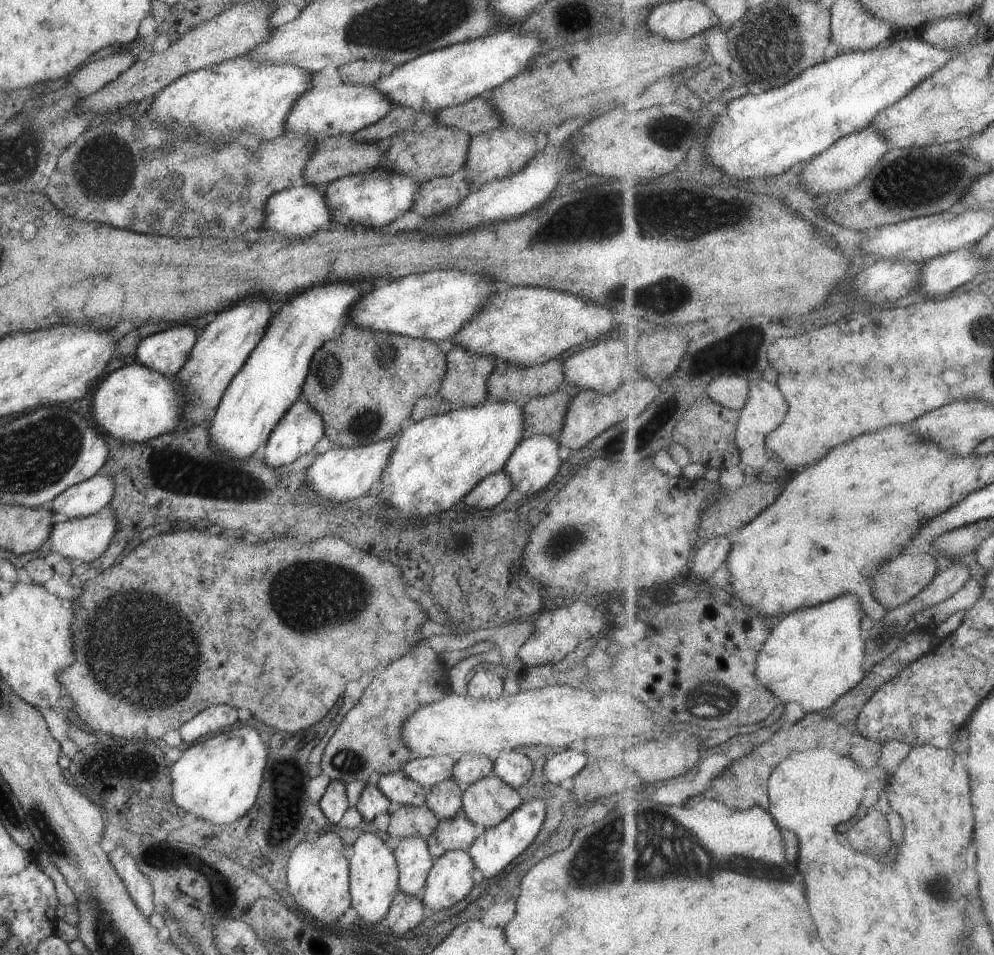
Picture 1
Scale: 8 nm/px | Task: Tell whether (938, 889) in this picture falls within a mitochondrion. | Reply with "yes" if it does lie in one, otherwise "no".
yes

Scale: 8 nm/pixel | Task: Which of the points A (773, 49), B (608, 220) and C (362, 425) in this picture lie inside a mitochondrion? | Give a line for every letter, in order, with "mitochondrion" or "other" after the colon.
A: mitochondrion
B: mitochondrion
C: mitochondrion

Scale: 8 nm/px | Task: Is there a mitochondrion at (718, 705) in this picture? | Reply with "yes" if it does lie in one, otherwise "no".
yes

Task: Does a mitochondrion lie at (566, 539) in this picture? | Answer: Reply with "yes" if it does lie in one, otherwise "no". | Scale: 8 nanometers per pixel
yes

